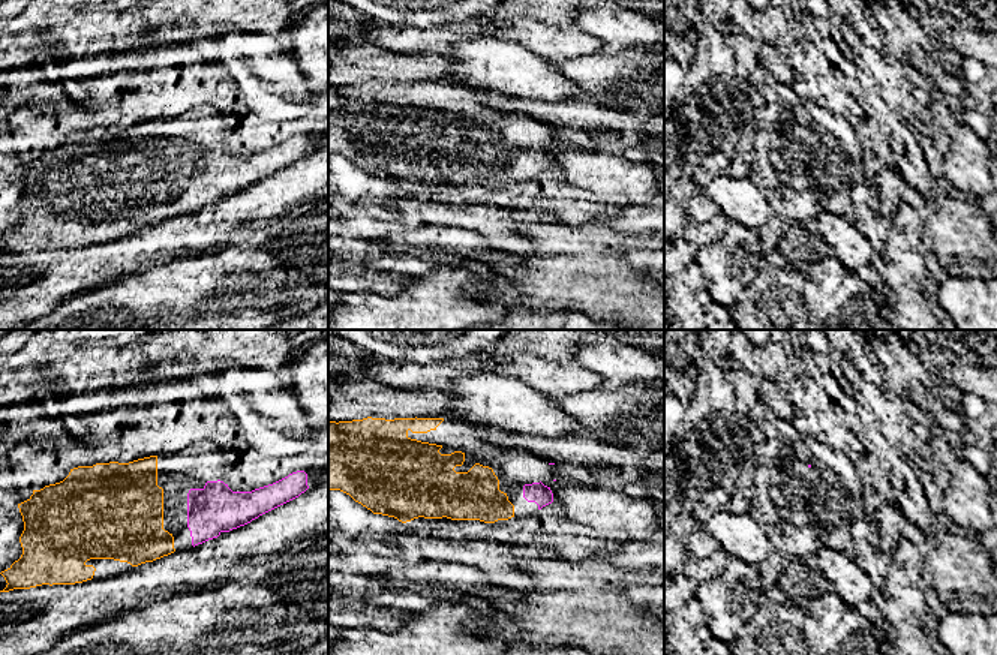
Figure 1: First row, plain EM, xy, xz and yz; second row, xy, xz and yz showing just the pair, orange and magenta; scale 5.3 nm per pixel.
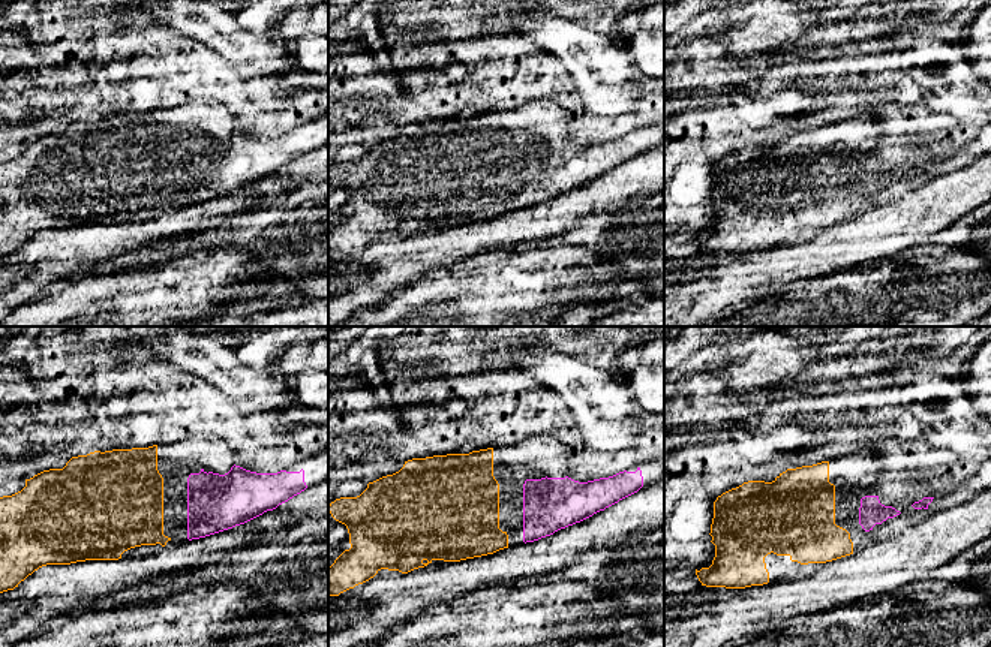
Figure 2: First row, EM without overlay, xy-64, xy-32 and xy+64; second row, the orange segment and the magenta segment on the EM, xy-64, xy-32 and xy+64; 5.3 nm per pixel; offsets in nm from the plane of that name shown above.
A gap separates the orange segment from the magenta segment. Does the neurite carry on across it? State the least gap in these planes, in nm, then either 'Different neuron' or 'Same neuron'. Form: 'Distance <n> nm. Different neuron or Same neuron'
Distance 70 nm. Same neuron

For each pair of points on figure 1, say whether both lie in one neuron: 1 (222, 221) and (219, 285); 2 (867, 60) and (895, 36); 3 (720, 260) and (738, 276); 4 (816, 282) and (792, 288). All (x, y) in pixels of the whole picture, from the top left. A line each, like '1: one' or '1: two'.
1: two
2: two
3: one
4: two

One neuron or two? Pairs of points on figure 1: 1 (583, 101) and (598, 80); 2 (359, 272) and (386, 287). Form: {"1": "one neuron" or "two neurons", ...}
{"1": "two neurons", "2": "one neuron"}

